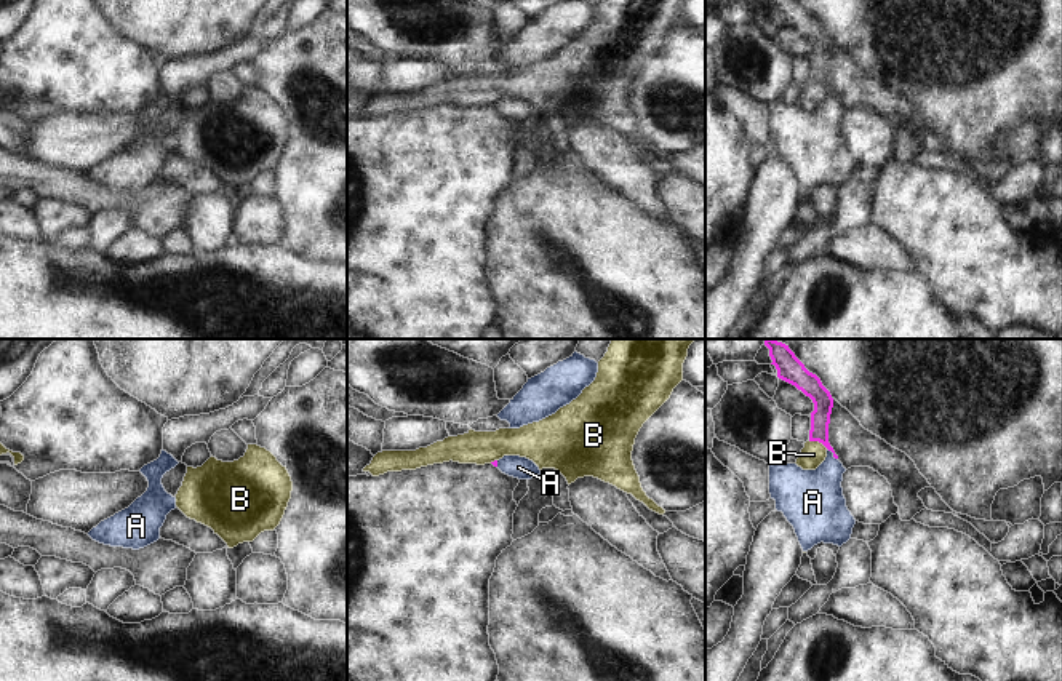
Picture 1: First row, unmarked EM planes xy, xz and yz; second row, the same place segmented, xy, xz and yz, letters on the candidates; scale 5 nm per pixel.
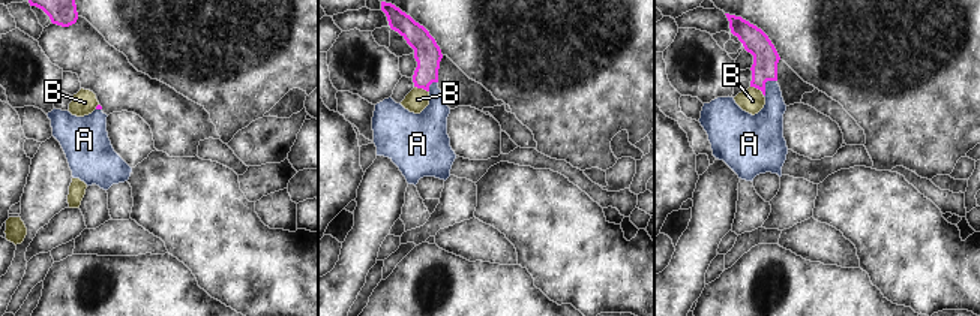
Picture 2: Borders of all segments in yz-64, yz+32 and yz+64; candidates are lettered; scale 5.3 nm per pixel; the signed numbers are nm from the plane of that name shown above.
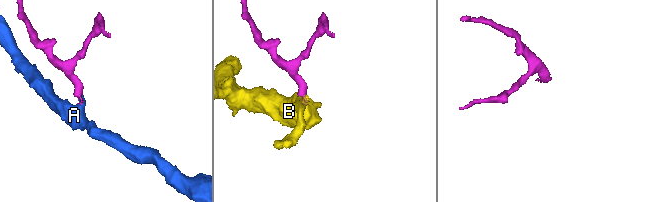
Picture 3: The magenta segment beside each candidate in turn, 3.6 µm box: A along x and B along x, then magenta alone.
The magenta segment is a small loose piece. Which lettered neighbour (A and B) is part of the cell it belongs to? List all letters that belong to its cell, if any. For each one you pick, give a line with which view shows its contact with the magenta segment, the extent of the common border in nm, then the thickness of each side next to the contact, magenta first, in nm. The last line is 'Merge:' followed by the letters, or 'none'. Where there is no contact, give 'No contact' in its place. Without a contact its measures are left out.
A: Touches magenta in yz. Shared border 80 nm. Thickness 100 nm (magenta) against 300 nm
Merge: A.

